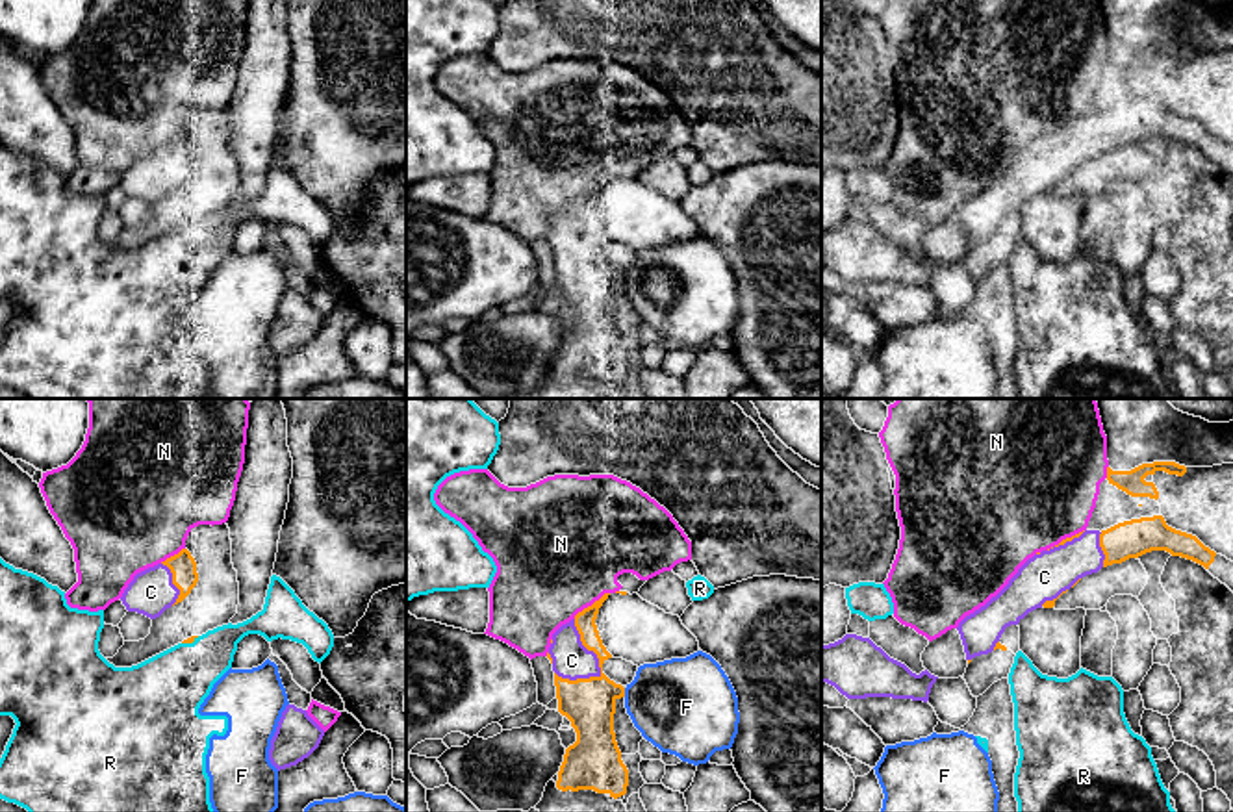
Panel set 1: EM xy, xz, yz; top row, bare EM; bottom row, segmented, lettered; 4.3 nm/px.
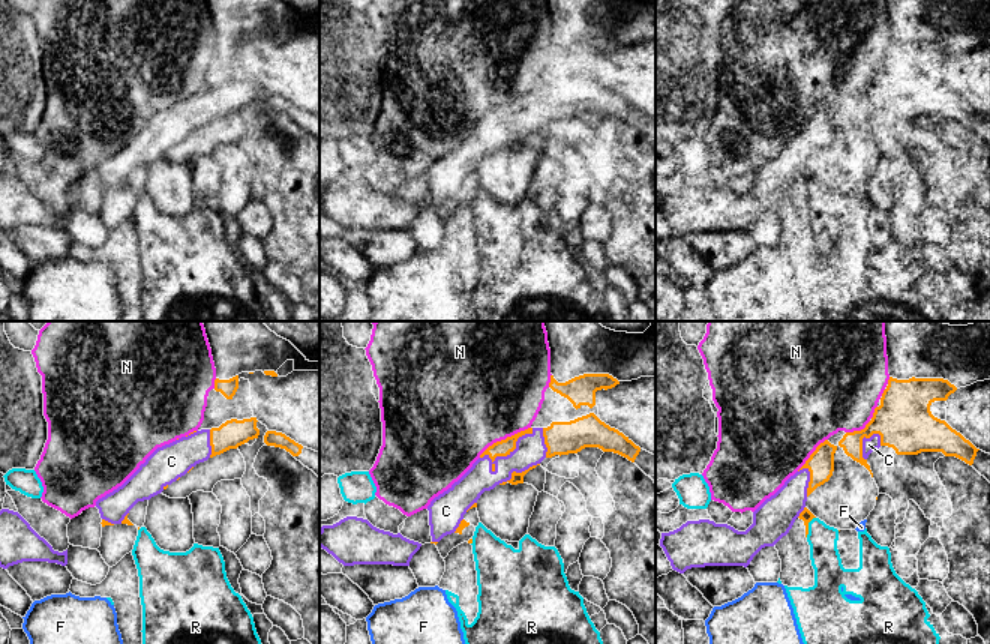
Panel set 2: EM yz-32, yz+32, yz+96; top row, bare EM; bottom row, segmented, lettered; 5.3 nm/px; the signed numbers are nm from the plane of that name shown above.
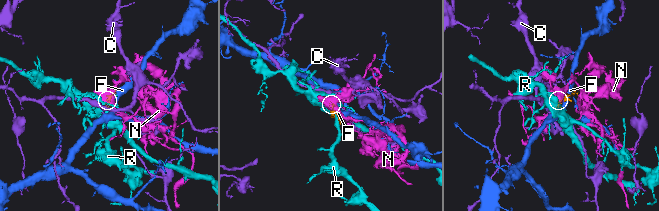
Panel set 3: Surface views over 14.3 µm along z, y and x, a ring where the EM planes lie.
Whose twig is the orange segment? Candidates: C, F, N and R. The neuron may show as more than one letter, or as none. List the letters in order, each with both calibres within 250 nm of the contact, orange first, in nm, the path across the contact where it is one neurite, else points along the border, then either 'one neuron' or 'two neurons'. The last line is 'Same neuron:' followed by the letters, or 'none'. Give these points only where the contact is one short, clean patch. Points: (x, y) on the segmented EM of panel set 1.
C: 220 nm thick on the orange side, 160 nm on the other; one neuron
F: 220 nm thick on the orange side, 400 nm on the other; two neurons
N: 90 nm thick on the orange side, 480 nm on the other; two neurons
R: 30 nm thick on the orange side, 320 nm on the other; two neurons
Same neuron: C

